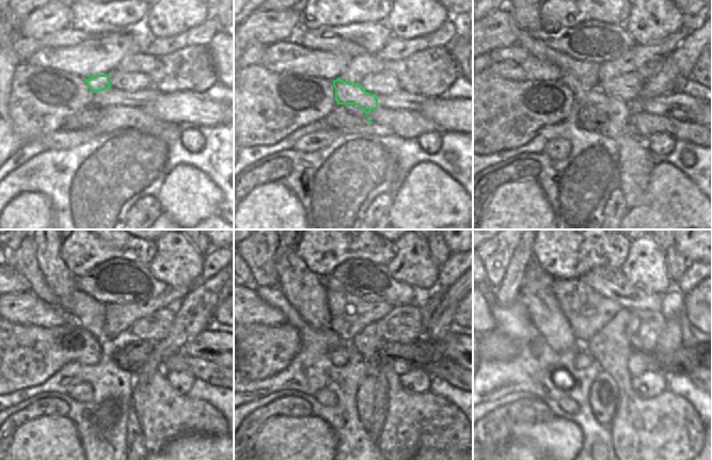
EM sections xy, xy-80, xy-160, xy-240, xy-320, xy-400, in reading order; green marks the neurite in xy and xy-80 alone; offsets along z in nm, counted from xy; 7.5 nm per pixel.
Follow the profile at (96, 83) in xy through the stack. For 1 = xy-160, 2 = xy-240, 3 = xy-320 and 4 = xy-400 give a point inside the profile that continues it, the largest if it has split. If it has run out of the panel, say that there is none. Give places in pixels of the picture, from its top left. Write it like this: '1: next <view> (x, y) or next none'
1: next xy-160 (636, 161)
2: next xy-240 (164, 414)
3: next xy-320 (414, 422)
4: next xy-400 (660, 433)

